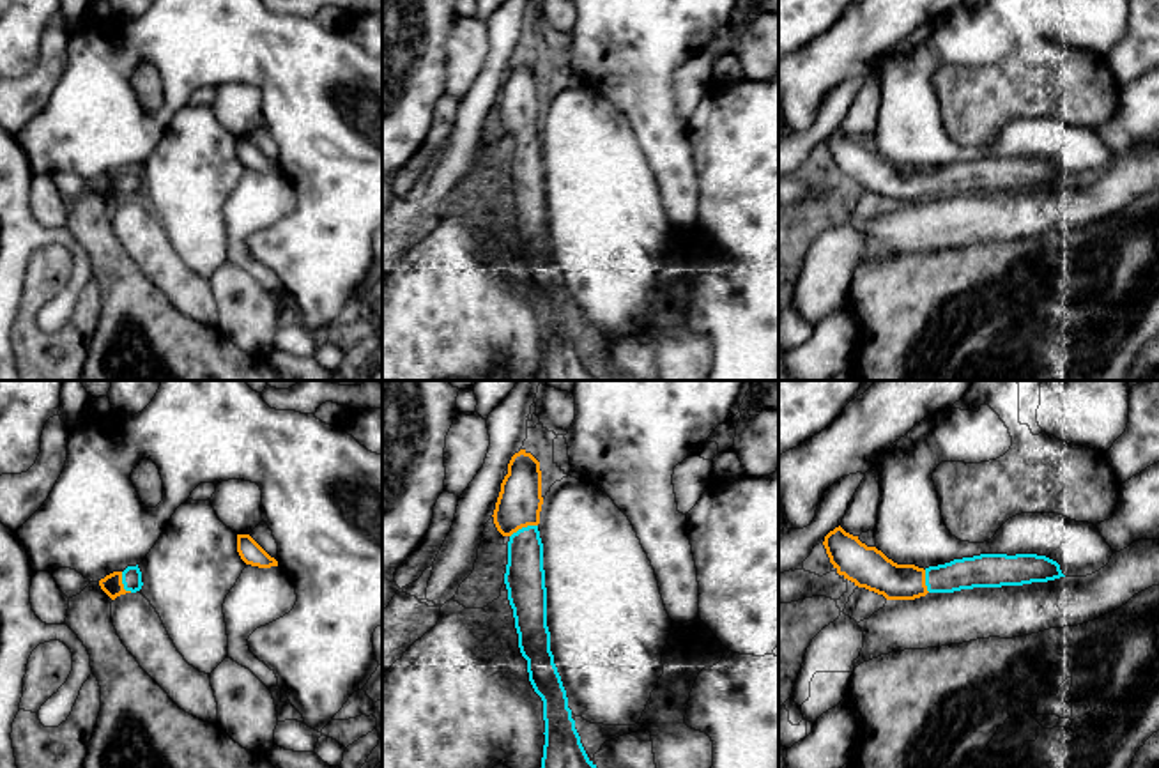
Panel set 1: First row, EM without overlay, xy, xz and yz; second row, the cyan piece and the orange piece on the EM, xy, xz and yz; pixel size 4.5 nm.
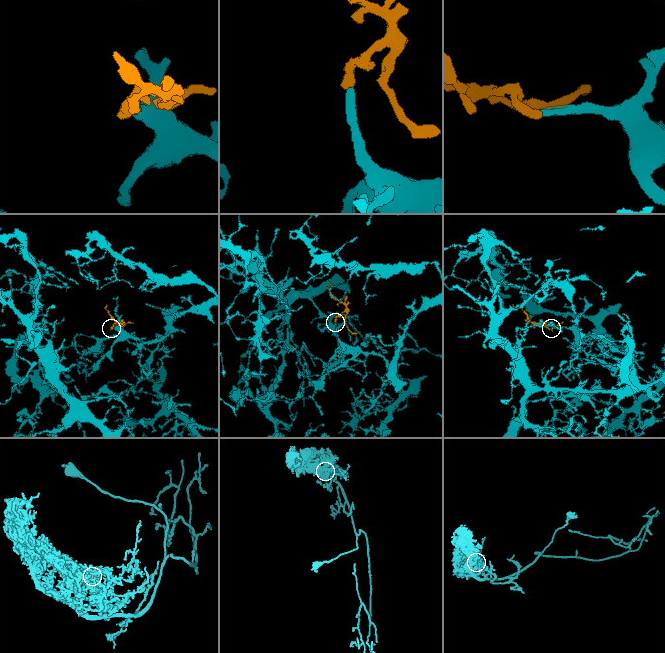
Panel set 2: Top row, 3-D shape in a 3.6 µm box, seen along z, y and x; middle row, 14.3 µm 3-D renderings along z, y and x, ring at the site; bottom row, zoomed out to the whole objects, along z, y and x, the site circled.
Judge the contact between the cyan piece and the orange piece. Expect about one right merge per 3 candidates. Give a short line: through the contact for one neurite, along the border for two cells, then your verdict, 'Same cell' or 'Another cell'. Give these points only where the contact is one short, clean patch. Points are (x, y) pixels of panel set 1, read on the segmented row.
Line: xz (524, 577), (522, 528), (519, 503). Same cell

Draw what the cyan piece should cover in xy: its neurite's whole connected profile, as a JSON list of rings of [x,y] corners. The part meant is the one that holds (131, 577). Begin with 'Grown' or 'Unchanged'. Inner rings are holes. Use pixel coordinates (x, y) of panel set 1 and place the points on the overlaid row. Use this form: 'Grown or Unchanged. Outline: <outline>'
Grown. Outline: [[[127,566],[124,572],[113,572],[99,580],[101,589],[115,600],[126,593],[136,593],[142,589],[142,572],[136,566]]]

